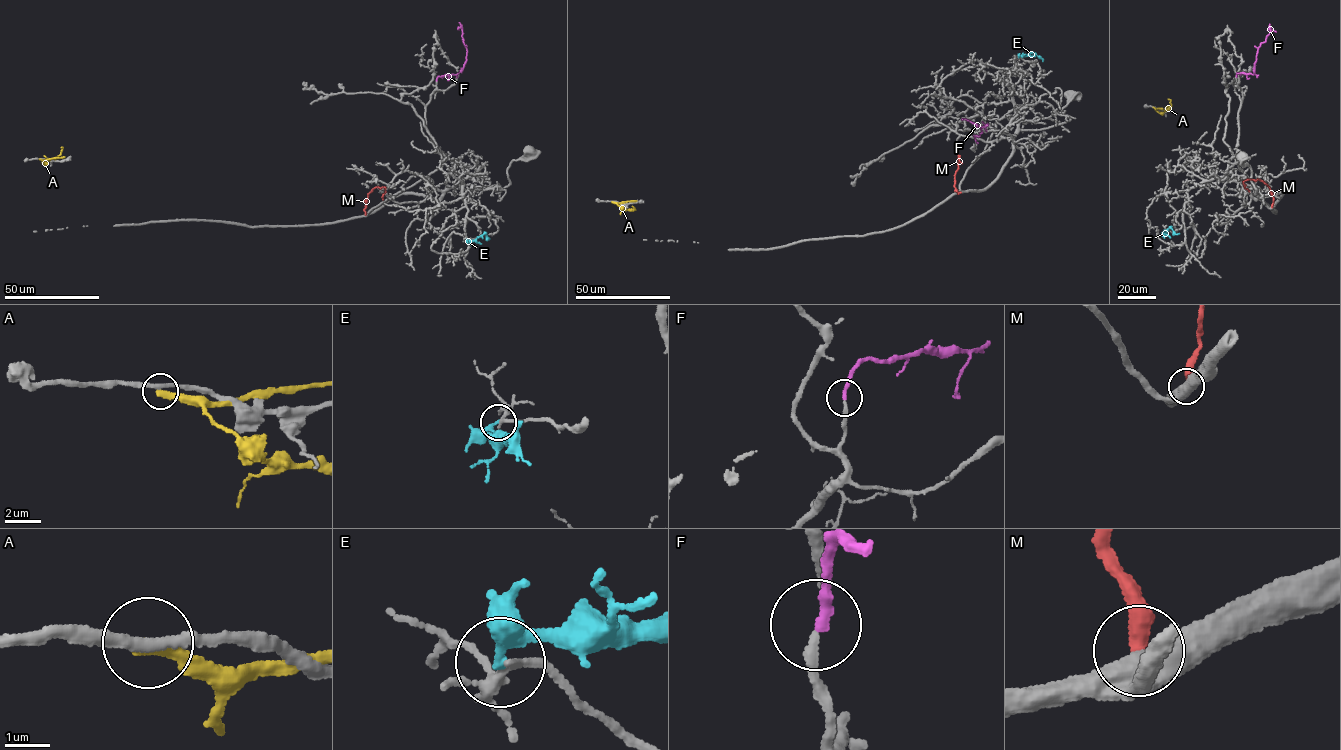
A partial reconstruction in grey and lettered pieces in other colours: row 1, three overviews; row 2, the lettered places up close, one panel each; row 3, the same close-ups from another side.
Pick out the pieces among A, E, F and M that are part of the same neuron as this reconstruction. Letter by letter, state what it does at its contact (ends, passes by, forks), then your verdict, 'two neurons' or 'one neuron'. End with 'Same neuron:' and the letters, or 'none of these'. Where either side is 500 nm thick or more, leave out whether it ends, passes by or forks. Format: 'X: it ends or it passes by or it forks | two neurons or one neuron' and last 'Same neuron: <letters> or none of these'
A: it ends | two neurons
E: it passes by | two neurons
F: it ends | one neuron
M: two neurons
Same neuron: F

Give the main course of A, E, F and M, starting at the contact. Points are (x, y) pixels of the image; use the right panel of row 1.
A: (1153, 107), (1160, 113), (1168, 110), (1170, 100), (1168, 99)
E: (1165, 232), (1170, 228), (1179, 233)
F: (1236, 76), (1237, 73), (1254, 74), (1258, 48), (1270, 32), (1269, 28), (1275, 32)
M: (1272, 207), (1273, 197), (1263, 181), (1245, 180), (1243, 184), (1249, 191)

